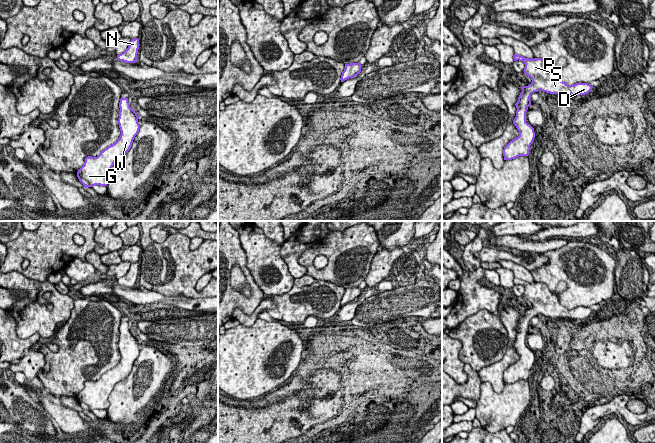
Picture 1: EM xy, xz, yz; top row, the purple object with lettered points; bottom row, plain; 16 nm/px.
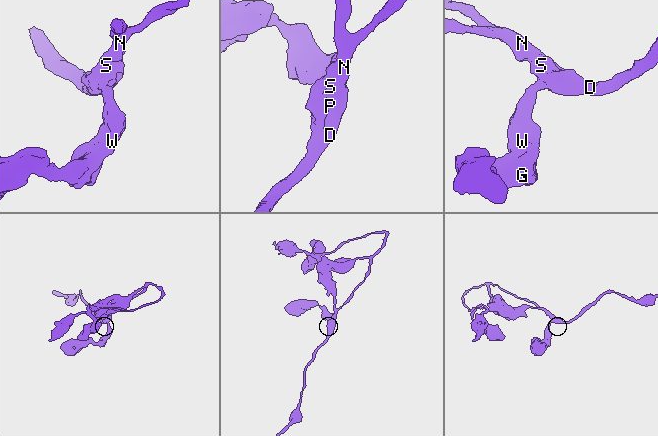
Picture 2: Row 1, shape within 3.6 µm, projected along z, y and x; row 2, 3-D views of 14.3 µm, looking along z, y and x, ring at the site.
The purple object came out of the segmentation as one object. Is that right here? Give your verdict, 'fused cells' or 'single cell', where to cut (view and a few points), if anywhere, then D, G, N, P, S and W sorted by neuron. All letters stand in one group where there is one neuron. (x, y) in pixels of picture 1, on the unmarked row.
single cell | no cut | D G N P S W

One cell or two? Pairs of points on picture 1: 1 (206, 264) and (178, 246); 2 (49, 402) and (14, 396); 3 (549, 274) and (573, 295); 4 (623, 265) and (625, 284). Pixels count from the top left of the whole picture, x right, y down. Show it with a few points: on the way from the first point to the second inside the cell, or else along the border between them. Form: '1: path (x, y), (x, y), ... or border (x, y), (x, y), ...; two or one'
1: path (199, 262), (194, 262), (185, 253); one
2: border (34, 388), (38, 391), (40, 403), (48, 413); two
3: path (557, 274), (562, 274), (573, 287); one
4: path (625, 270), (625, 279); one

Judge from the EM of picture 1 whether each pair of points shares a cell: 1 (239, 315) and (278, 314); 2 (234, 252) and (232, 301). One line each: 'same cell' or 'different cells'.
1: different cells
2: same cell

